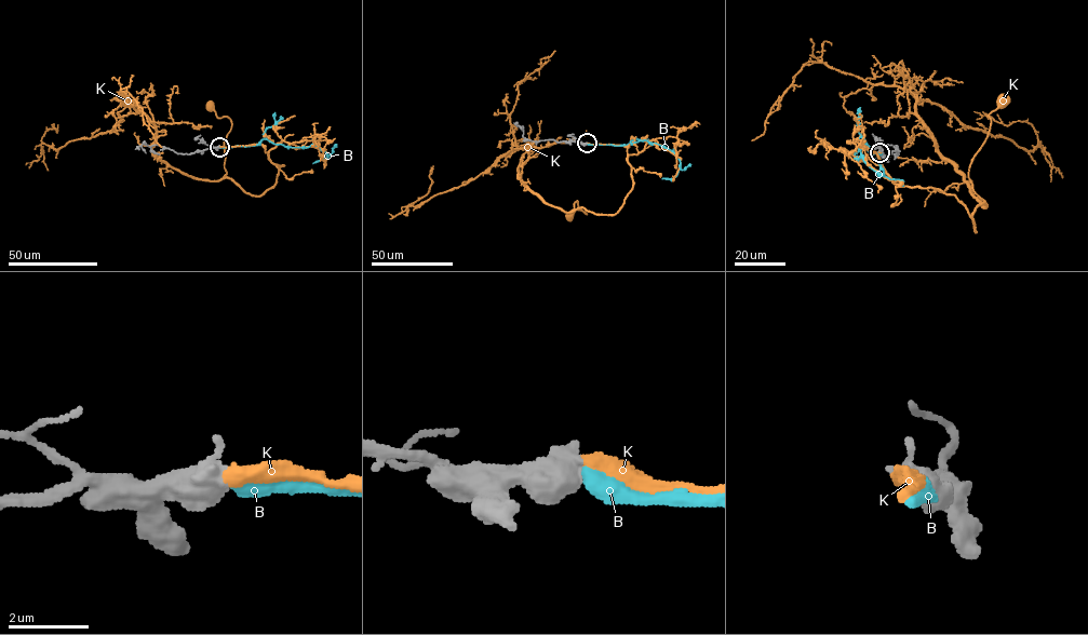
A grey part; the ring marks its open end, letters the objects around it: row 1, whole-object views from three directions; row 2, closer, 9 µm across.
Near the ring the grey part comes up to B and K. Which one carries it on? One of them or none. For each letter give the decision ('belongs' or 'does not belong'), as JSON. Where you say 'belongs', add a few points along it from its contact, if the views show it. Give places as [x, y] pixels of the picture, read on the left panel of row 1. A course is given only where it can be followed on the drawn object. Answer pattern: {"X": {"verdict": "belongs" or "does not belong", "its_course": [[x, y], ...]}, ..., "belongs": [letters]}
{"B": {"verdict": "does not belong"}, "K": {"verdict": "belongs", "its_course": [[219, 147], [260, 144], [268, 159], [284, 165], [258, 196], [224, 176], [231, 120], [218, 118], [211, 104]]}, "belongs": ["K"]}

